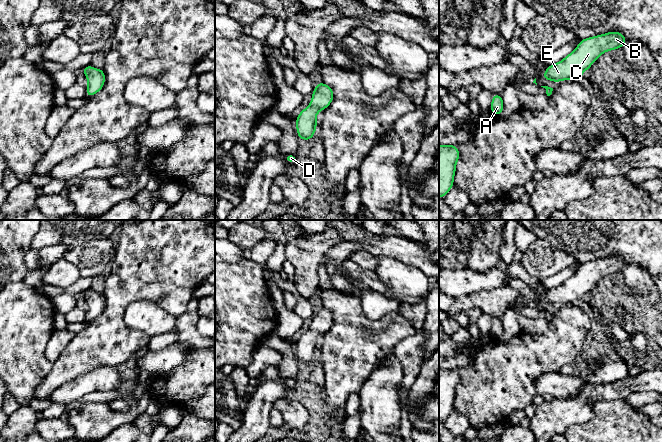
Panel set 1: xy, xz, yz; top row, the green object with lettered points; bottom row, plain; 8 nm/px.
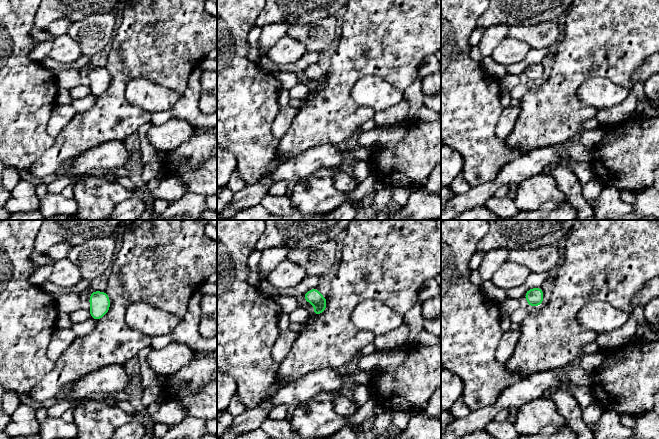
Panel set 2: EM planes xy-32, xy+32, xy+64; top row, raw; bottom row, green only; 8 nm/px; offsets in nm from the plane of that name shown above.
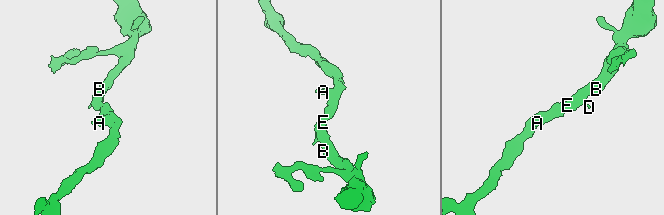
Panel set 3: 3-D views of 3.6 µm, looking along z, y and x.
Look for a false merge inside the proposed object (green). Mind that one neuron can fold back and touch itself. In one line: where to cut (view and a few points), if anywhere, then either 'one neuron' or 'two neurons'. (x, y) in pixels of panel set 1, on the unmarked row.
no cut | one neuron

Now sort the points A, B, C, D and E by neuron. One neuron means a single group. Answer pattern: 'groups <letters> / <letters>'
groups A B C D E

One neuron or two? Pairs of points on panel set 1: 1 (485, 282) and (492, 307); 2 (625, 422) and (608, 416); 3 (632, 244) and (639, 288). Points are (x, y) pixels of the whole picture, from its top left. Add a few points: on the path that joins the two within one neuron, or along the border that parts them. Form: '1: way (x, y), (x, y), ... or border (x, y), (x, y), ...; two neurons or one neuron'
1: border (508, 284), (464, 295); two neurons
2: way (621, 422), (614, 422), (612, 420); one neuron
3: border (627, 264), (642, 265), (651, 277); two neurons

